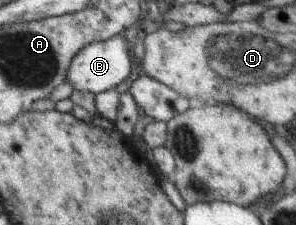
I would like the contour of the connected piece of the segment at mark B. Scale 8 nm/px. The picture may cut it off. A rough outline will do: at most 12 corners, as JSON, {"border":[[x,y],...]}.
{"border":[[126,36],[92,42],[72,62],[68,82],[94,95],[131,74]]}

